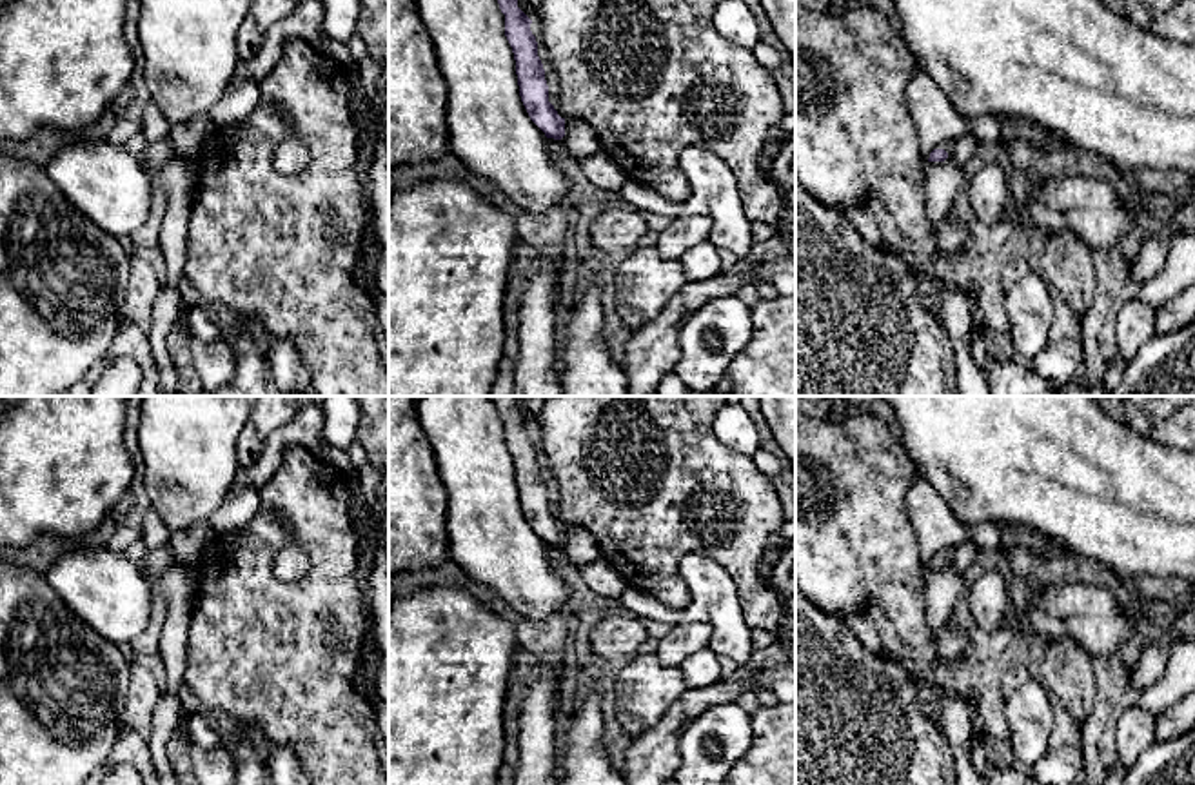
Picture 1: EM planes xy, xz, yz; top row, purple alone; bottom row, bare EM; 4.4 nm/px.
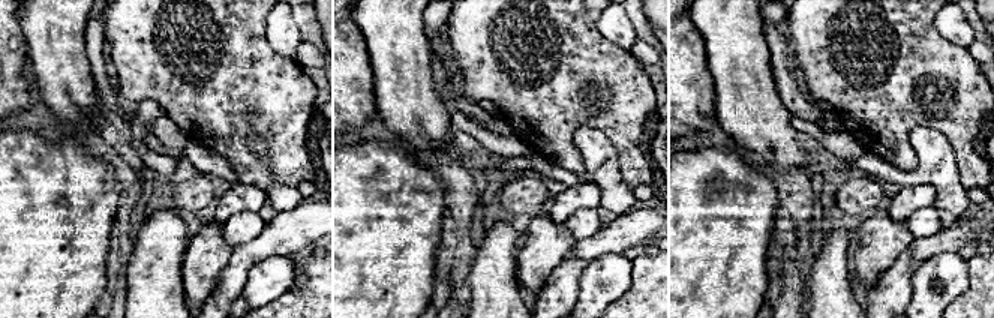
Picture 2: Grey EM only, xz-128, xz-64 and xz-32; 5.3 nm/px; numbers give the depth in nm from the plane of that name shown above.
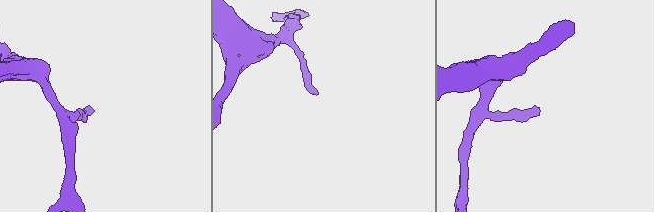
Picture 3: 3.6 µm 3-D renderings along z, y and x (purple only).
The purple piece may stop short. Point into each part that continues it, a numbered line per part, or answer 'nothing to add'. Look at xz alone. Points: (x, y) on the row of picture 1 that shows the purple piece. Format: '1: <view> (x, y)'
nothing to add

